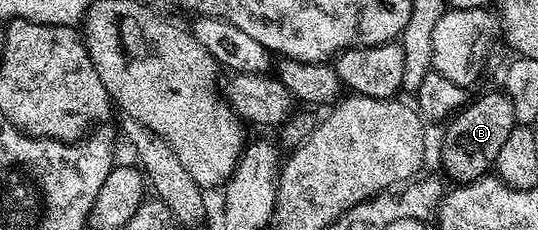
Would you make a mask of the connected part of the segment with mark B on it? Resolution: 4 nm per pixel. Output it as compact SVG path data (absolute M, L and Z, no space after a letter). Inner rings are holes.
M505 92L498 93L483 94L476 102L475 99L468 101L467 105L446 123L447 131L443 134L443 147L439 150L439 158L443 161L444 172L452 178L452 183L462 184L484 177L494 167L505 140L509 140L509 132L513 132L517 124L513 112L513 100L509 100Z

